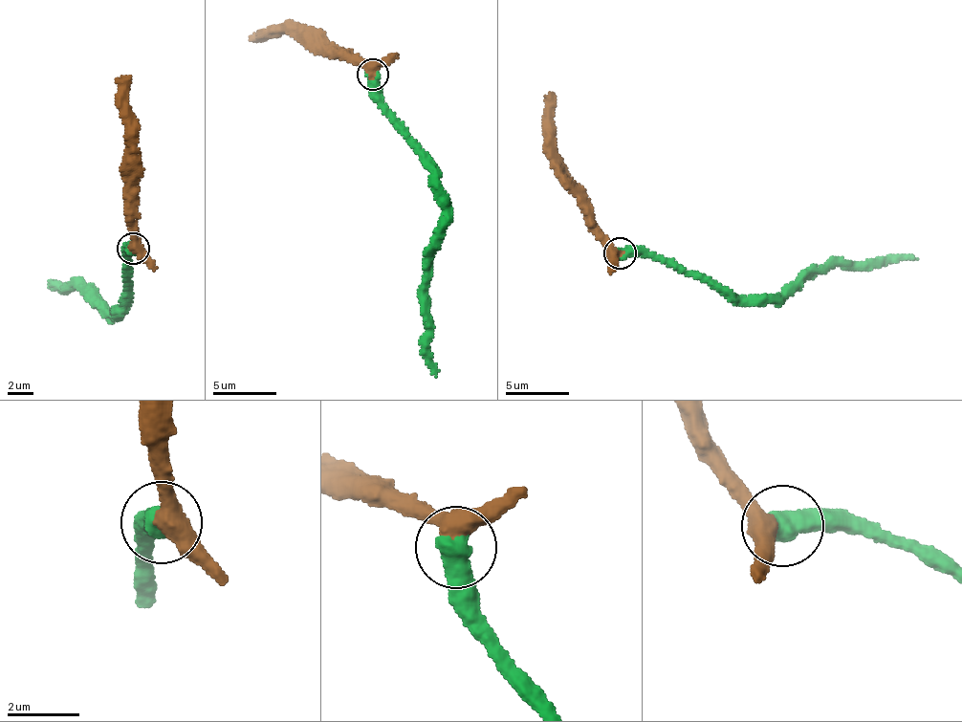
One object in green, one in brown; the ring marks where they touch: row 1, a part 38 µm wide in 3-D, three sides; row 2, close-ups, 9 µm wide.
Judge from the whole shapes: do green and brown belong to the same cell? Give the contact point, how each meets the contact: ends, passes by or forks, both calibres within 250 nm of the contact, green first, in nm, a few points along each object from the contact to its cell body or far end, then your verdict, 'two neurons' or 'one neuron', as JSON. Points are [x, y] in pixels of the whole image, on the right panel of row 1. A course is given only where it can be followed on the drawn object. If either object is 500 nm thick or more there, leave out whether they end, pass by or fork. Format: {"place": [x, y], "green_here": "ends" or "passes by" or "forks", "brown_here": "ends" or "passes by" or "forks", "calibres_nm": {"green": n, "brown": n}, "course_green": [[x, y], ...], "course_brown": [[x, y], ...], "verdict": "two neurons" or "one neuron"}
{"place": [620, 252], "calibres_nm": {"green": 700, "brown": 400}, "course_green": [[621, 251], [651, 253], [731, 295], [784, 300], [806, 277], [831, 267], [886, 265], [917, 259]], "course_brown": [[621, 251], [592, 222], [583, 190], [551, 146], [550, 93]], "verdict": "one neuron"}

